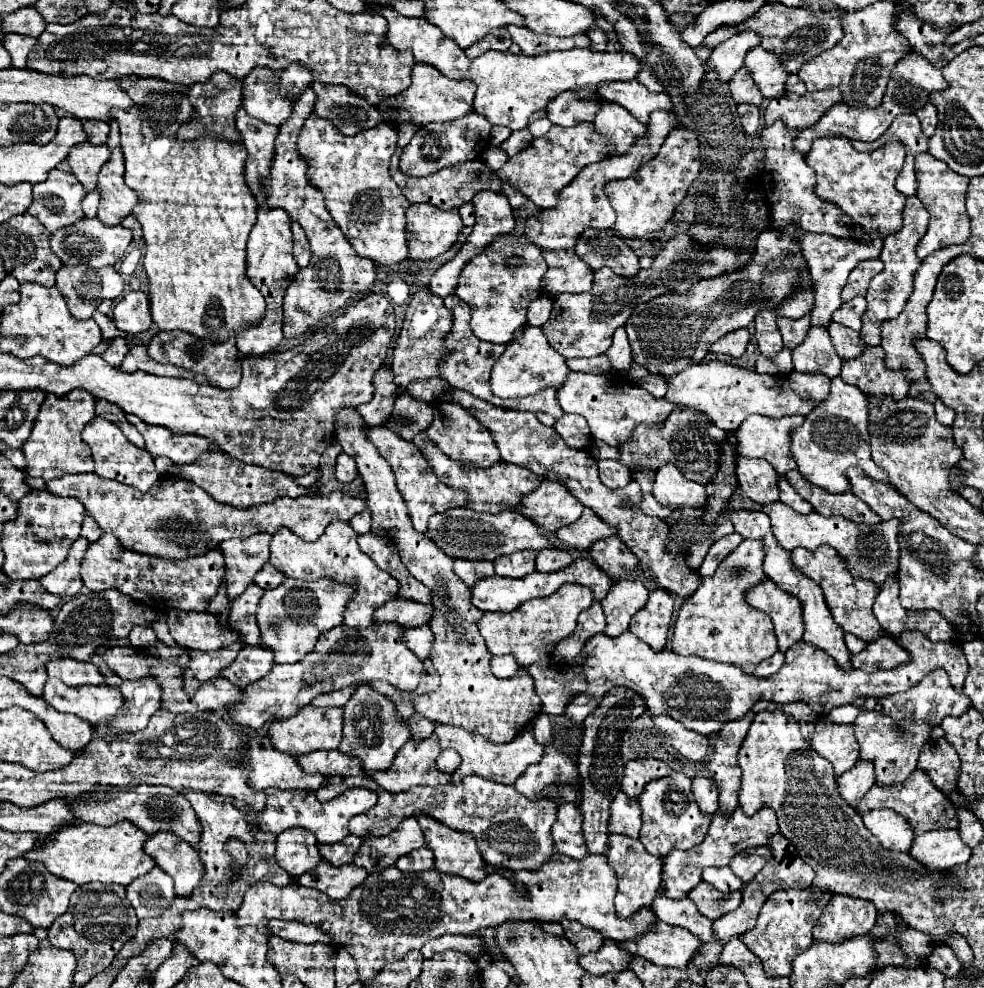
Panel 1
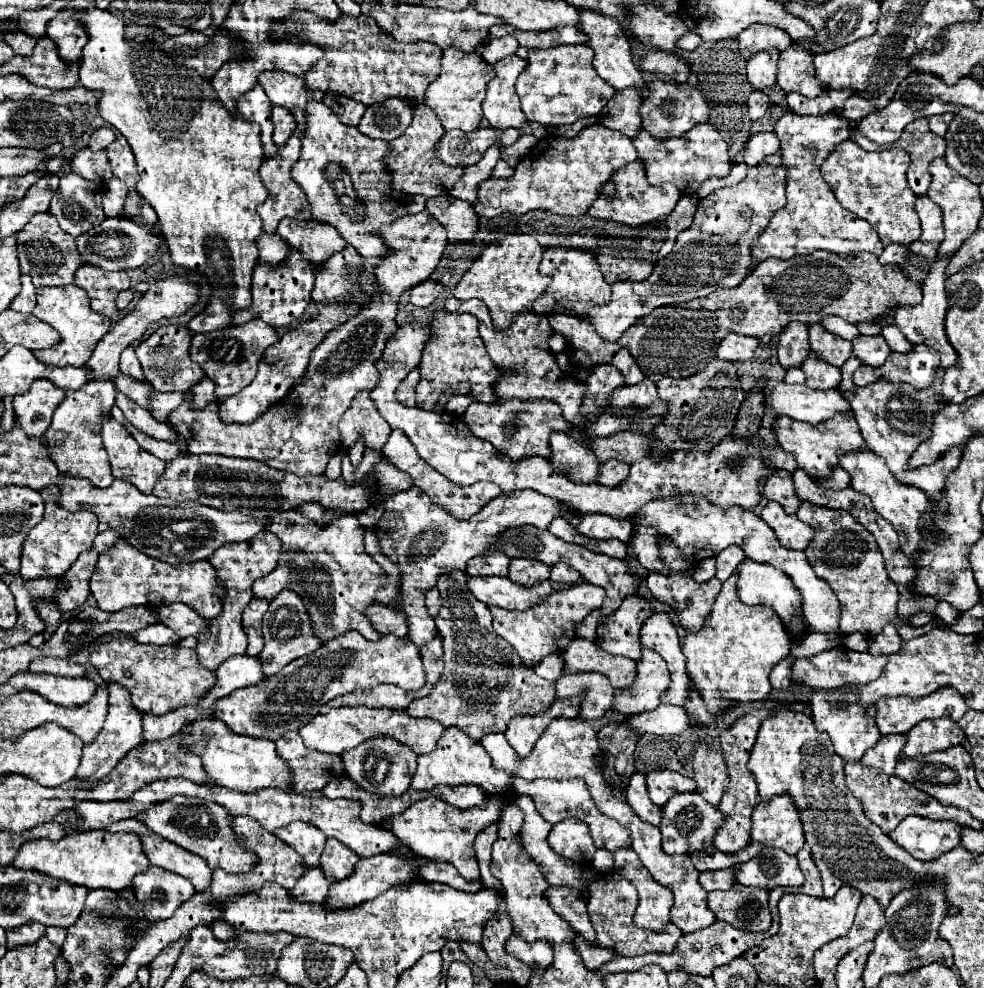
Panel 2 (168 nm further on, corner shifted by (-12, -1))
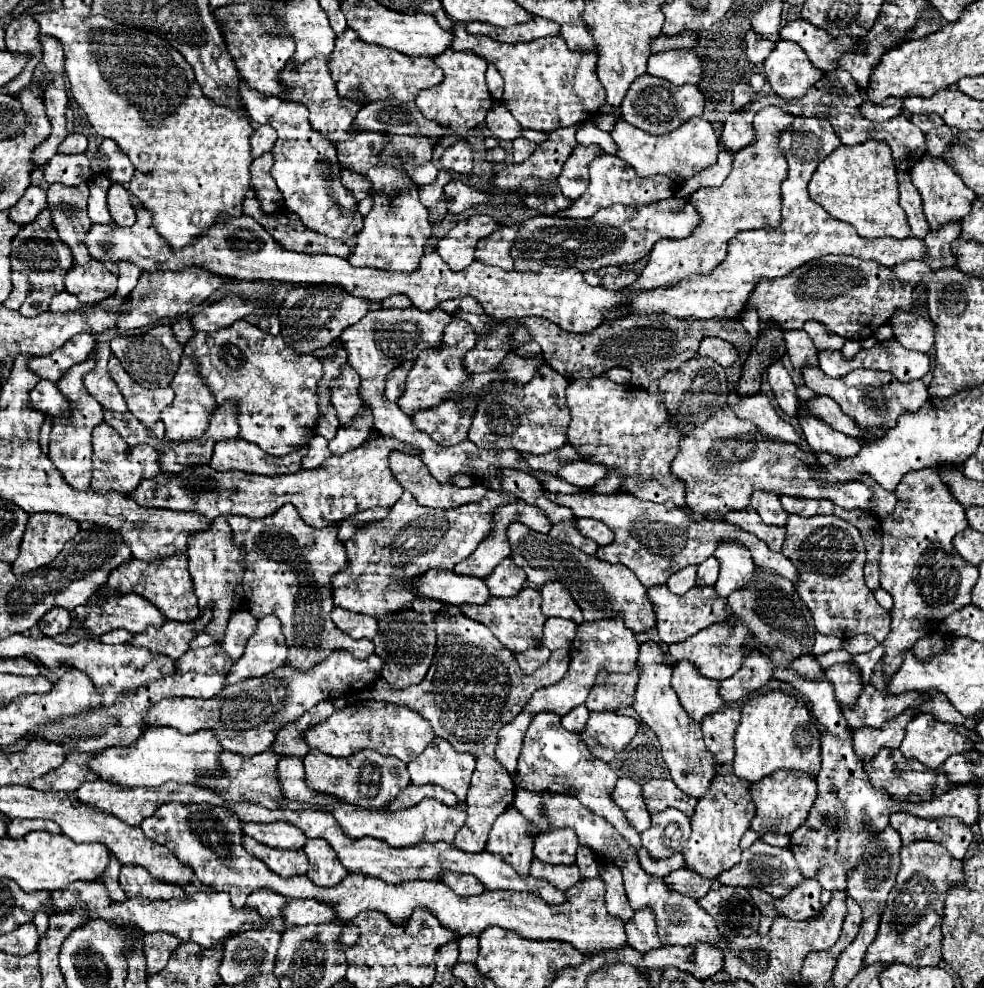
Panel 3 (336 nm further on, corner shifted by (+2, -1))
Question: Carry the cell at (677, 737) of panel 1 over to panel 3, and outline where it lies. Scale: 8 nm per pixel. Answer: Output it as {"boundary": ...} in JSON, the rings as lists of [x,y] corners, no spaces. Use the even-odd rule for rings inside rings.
{"boundary":[[[603,711],[589,713],[585,729],[579,733],[593,757],[609,763],[635,737],[639,723],[633,717]]]}

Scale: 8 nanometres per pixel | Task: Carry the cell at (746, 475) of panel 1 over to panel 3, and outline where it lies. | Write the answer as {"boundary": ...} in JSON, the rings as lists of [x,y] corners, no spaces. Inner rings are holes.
{"boundary":[[[757,491],[751,497],[751,505],[757,509],[757,513],[761,515],[763,523],[767,525],[787,525],[787,517],[789,513],[785,513],[785,509],[781,509],[781,501],[775,493],[765,493],[765,491]]]}

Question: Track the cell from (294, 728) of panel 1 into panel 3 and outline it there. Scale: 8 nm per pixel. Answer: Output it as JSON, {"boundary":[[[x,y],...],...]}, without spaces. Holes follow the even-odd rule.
{"boundary":[[[353,703],[341,711],[335,711],[327,721],[305,733],[305,741],[319,751],[333,757],[349,757],[361,749],[373,749],[381,755],[397,757],[405,763],[413,761],[431,741],[435,739],[429,721],[425,721],[417,711],[395,705],[395,703]]]}

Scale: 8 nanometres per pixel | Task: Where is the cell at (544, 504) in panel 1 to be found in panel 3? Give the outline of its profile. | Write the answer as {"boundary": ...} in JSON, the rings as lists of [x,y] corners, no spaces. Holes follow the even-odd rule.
{"boundary":[[[487,491],[483,501],[461,505],[455,509],[429,509],[417,505],[411,493],[403,493],[397,505],[391,507],[387,519],[367,523],[355,533],[355,539],[343,543],[347,551],[347,569],[333,575],[333,603],[335,607],[363,613],[371,617],[383,617],[403,609],[413,601],[413,591],[403,587],[405,579],[415,579],[429,569],[451,571],[455,563],[467,559],[473,549],[489,535],[493,527],[493,511],[505,501],[515,501],[509,493]]]}

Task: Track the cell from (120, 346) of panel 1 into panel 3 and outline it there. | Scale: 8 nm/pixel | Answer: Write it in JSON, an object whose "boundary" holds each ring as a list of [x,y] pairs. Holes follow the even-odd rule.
{"boundary":[[[111,357],[109,359],[109,375],[117,383],[121,395],[125,397],[127,409],[145,425],[151,427],[155,421],[159,421],[161,411],[173,403],[173,389],[145,389],[139,383],[135,383],[121,367],[121,363]]]}

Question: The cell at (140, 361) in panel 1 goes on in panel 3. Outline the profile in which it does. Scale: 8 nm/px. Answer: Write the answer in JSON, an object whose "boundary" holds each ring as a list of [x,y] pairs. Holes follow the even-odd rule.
{"boundary":[[[157,325],[149,331],[135,335],[135,337],[113,337],[109,341],[113,355],[121,361],[123,369],[137,381],[137,383],[153,383],[157,387],[167,387],[177,373],[179,359],[183,355],[183,347],[173,339],[173,331],[169,325]]]}

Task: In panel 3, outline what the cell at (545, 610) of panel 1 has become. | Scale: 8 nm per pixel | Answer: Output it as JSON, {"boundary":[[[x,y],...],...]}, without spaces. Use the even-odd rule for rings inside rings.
{"boundary":[[[521,589],[519,595],[509,597],[509,599],[499,599],[491,597],[485,605],[461,605],[461,613],[465,613],[469,619],[475,619],[483,625],[487,625],[493,635],[513,653],[521,653],[529,647],[541,645],[541,633],[543,633],[543,623],[545,615],[541,613],[541,593],[537,589]]]}

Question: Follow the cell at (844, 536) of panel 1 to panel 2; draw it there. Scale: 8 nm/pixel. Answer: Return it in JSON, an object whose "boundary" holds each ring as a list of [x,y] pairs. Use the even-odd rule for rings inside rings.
{"boundary":[[[769,501],[765,505],[765,509],[761,511],[761,519],[765,519],[773,527],[777,539],[787,549],[805,551],[809,547],[809,543],[813,541],[815,527],[799,521],[797,515],[785,513],[785,509],[781,505],[777,505],[775,501]]]}

